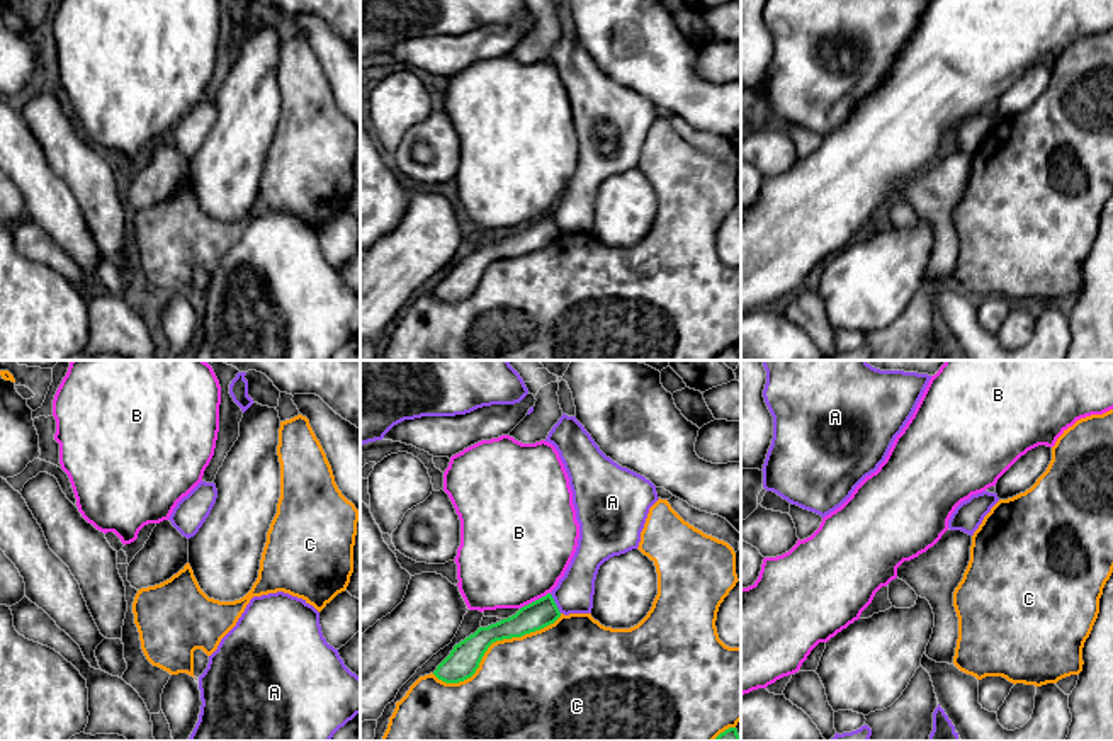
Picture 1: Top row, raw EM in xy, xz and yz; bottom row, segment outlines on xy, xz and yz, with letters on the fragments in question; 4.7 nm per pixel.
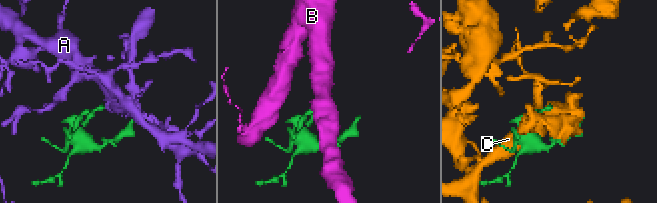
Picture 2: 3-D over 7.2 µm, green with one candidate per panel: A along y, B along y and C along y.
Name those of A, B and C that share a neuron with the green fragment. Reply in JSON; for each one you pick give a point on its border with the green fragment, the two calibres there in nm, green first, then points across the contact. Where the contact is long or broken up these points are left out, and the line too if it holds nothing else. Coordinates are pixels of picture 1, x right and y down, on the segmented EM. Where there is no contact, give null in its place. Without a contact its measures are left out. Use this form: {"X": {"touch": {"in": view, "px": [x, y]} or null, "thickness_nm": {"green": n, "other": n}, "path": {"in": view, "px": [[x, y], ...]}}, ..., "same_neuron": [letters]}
{"same_neuron": []}

